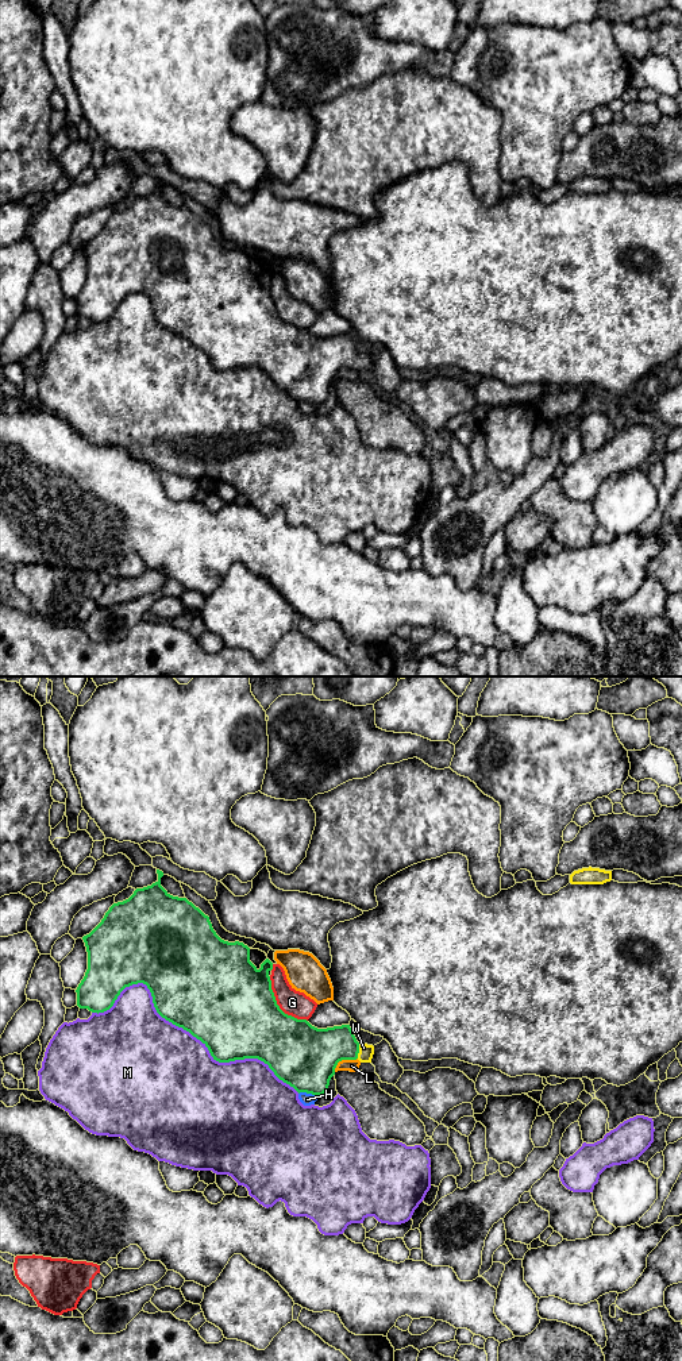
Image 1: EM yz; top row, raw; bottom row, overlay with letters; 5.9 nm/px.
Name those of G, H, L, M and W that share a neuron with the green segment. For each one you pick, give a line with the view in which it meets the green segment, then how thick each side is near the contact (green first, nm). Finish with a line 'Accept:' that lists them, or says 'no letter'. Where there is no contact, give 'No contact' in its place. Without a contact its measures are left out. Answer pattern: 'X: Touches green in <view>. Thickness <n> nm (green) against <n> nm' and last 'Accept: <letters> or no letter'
W: Touches green in yz. Thickness 280 nm (green) against 90 nm
Accept: W

